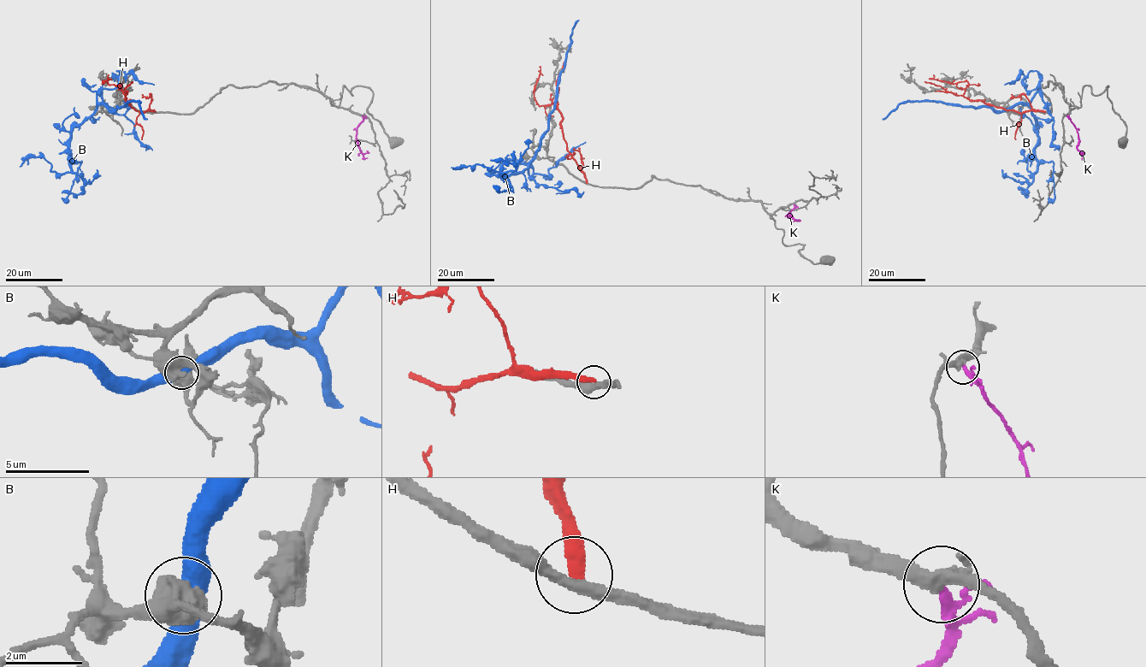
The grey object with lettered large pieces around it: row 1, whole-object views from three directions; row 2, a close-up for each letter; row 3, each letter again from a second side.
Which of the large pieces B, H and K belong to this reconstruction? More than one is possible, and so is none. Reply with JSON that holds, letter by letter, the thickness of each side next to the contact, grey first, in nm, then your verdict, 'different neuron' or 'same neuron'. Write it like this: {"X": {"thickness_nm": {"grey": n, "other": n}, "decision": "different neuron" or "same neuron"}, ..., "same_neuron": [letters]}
{"B": {"thickness_nm": {"grey": 600, "other": 550}, "decision": "different neuron"}, "H": {"thickness_nm": {"grey": 320, "other": 360}, "decision": "different neuron"}, "K": {"thickness_nm": {"grey": 320, "other": 180}, "decision": "different neuron"}, "same_neuron": []}

